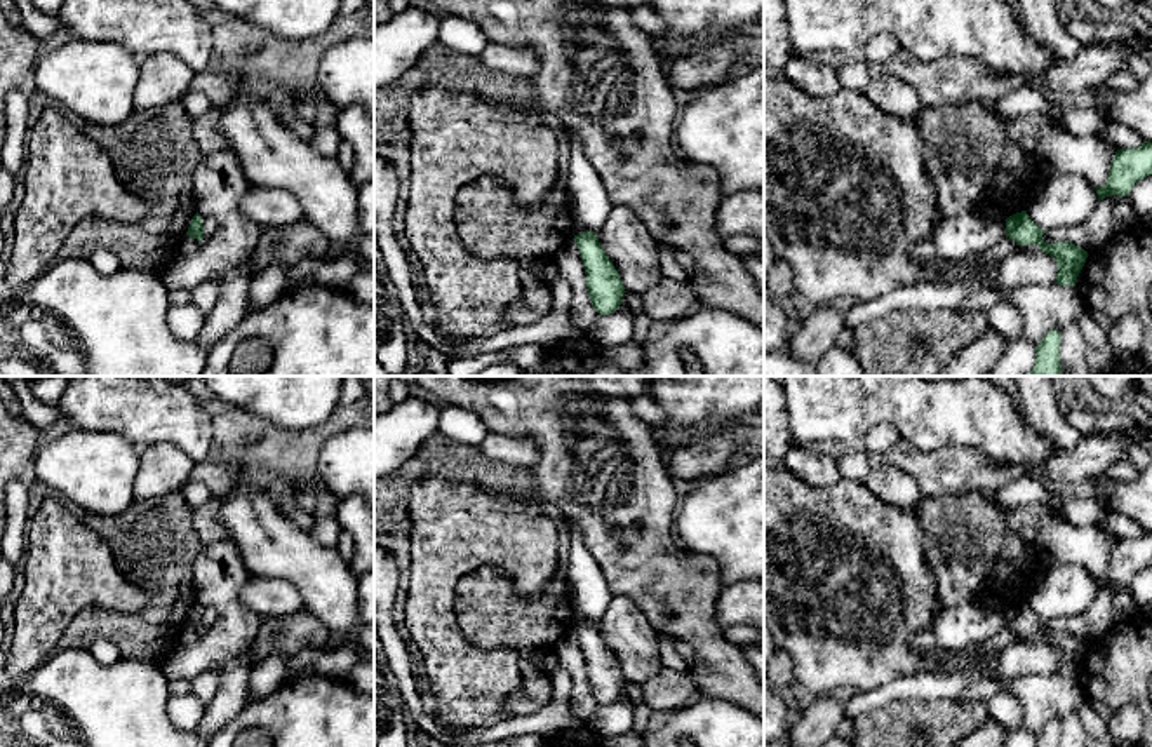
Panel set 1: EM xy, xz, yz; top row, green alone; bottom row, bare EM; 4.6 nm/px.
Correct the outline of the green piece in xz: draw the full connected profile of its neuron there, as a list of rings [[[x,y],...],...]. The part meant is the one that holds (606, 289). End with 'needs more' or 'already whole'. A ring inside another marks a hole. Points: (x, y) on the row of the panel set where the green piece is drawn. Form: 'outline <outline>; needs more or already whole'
outline [[[585,230],[573,239],[579,249],[586,273],[588,296],[600,315],[609,315],[620,308],[626,293],[623,280],[613,261],[604,252],[597,233]]]; already whole

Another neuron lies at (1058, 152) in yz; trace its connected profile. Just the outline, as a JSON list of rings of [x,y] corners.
[[[1035,118],[1037,139],[1032,148],[1046,176],[1081,174],[1093,186],[1105,186],[1115,148],[1095,136],[1077,138],[1067,127]]]

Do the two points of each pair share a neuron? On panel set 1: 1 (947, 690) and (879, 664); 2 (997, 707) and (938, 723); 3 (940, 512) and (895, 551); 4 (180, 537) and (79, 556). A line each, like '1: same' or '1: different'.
1: different
2: different
3: different
4: different

